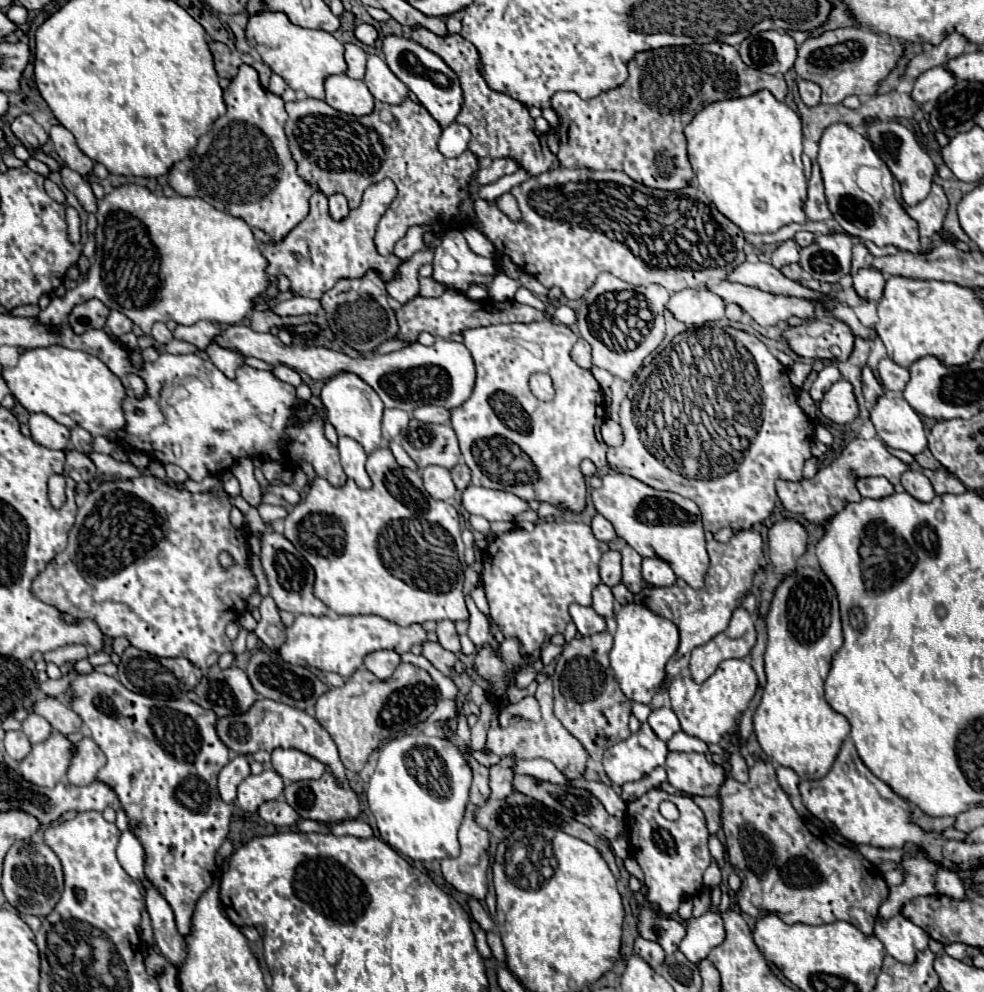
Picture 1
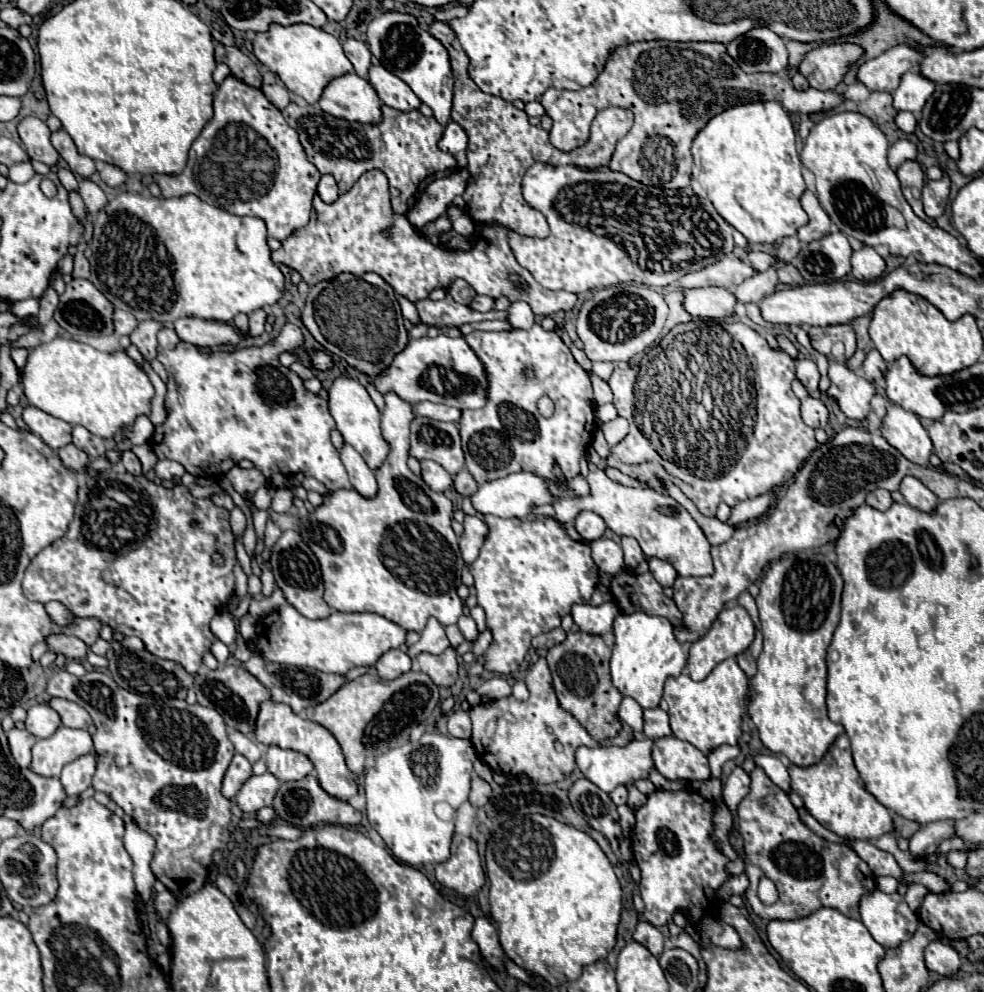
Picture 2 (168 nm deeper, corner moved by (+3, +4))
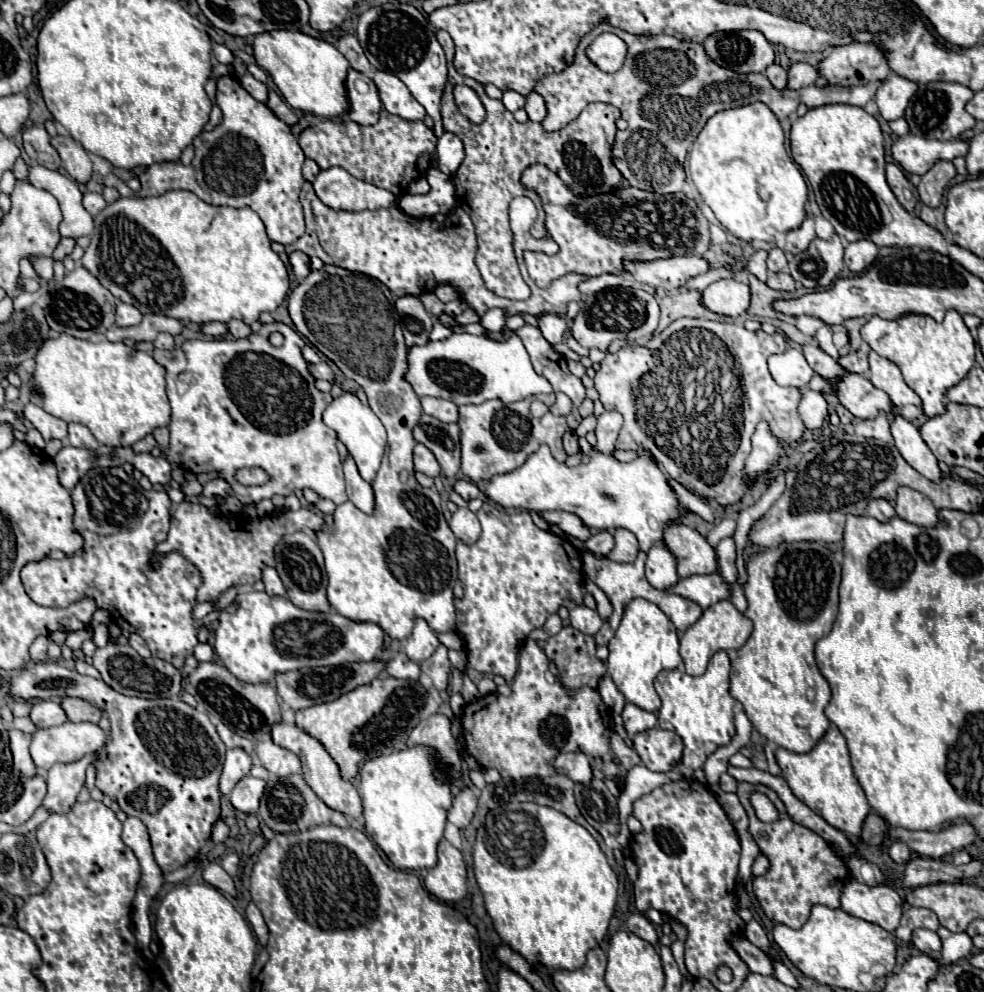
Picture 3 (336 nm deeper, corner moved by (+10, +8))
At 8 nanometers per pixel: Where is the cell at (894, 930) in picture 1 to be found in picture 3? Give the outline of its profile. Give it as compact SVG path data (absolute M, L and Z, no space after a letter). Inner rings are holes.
M856 880L846 882L842 890L842 910L850 916L878 924L894 932L902 918L902 898L892 886L866 886Z

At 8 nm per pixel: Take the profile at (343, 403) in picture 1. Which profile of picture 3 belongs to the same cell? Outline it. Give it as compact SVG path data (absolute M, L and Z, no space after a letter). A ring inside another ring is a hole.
M342 392L338 398L334 398L322 416L324 416L324 422L338 434L338 440L344 442L344 446L348 448L348 452L356 460L360 476L366 482L372 482L378 468L380 468L380 460L384 456L384 450L386 450L386 430L380 422L380 418L376 418L372 408L364 406L360 402L360 398L352 392Z

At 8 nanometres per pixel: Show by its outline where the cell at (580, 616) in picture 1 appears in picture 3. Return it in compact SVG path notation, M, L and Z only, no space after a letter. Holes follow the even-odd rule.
M576 606L574 610L570 610L570 622L576 630L580 630L584 634L592 634L592 636L602 626L602 618L598 616L598 612L588 606Z

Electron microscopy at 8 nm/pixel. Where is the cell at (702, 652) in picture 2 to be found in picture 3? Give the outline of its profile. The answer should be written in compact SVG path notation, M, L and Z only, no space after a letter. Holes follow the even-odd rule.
M722 600L722 602L706 608L704 614L700 616L700 620L696 624L692 624L680 638L680 656L684 658L686 674L690 674L690 676L704 674L710 658L718 650L738 650L740 646L744 646L744 642L750 638L750 634L752 634L752 622L742 612L738 612L730 600Z

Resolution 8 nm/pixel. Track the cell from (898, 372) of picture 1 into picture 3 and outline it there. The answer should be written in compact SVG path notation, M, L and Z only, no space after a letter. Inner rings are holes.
M858 350L858 352L850 352L846 356L842 356L838 360L838 364L850 372L856 372L856 374L862 374L862 376L868 376L868 354Z

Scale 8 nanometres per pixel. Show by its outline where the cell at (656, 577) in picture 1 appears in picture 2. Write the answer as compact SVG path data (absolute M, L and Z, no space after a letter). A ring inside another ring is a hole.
M649 558L649 570L653 572L655 580L667 588L667 586L673 586L675 578L677 578L677 572L675 568L667 562L667 560L659 560L659 558Z

